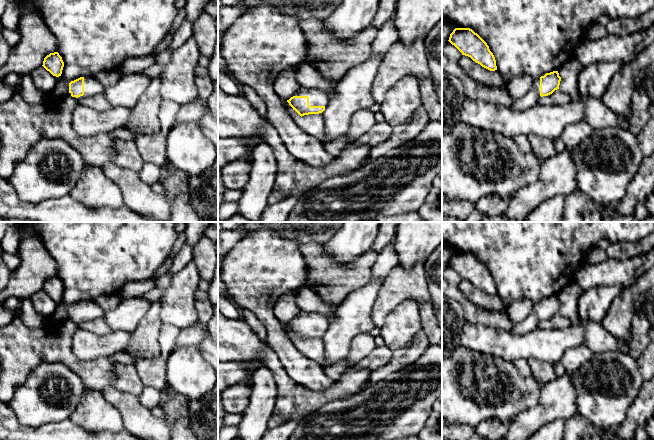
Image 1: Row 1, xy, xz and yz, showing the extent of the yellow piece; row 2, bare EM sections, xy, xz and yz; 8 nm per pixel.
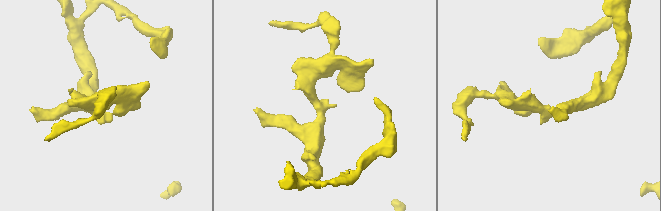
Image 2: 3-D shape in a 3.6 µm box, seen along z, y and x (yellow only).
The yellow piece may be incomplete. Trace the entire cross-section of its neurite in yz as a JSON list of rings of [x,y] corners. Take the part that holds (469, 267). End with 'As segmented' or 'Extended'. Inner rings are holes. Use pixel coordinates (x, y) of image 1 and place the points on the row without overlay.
[[[455,252],[449,264],[462,279],[470,281],[482,291],[497,294],[496,284],[487,267],[470,252]]]. As segmented

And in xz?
[[[301,310],[287,326],[302,341],[322,337],[328,329],[329,322],[319,313]]]. Extended

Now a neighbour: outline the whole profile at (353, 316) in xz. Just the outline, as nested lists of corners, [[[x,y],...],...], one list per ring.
[[[372,276],[365,285],[349,293],[337,307],[335,318],[329,322],[322,336],[325,347],[323,368],[346,363],[352,340],[375,327],[371,311],[381,284]]]

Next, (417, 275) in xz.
[[[417,262],[411,269],[405,269],[400,263],[398,263],[390,271],[384,282],[381,284],[371,311],[371,319],[374,326],[381,328],[389,313],[405,300],[413,300],[418,306],[426,302],[431,302],[423,262]]]

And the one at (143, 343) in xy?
[[[159,302],[150,305],[146,315],[130,333],[128,347],[125,352],[138,358],[155,358],[160,356],[159,334],[163,325],[160,319],[161,304]]]

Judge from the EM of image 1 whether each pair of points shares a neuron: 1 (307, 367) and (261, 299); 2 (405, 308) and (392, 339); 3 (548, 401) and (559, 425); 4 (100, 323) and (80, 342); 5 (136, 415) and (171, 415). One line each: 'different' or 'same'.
1: same
2: same
3: different
4: different
5: different

